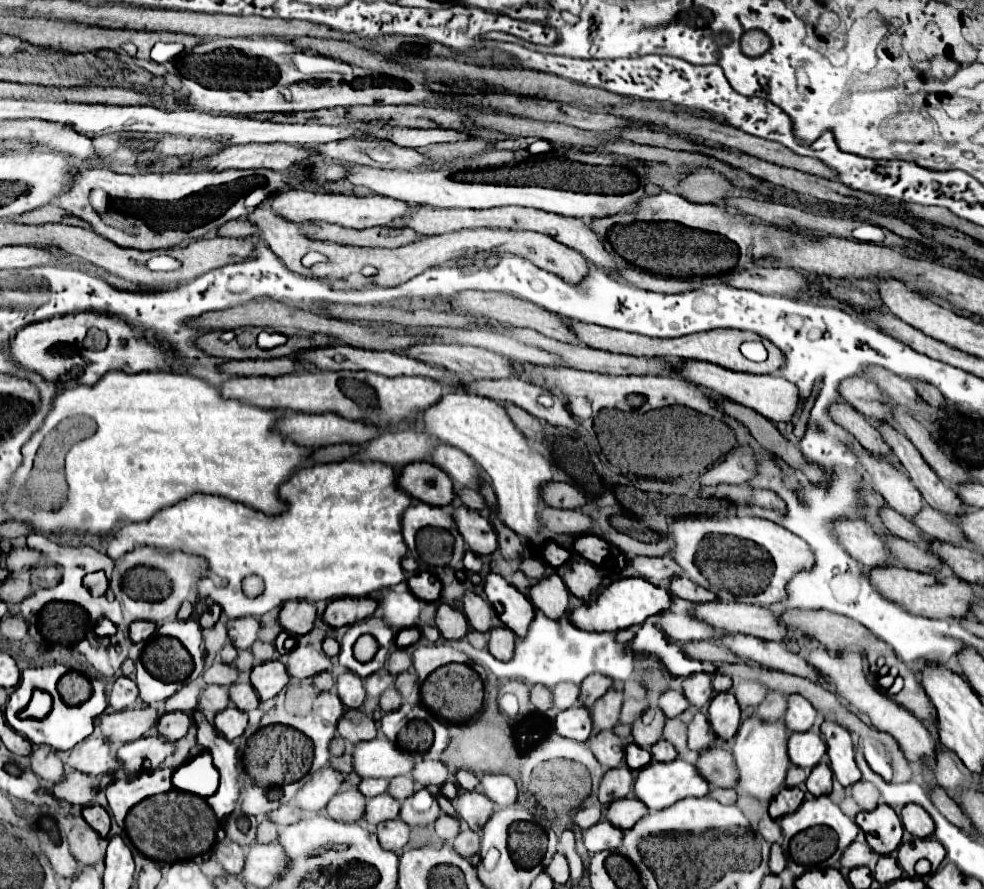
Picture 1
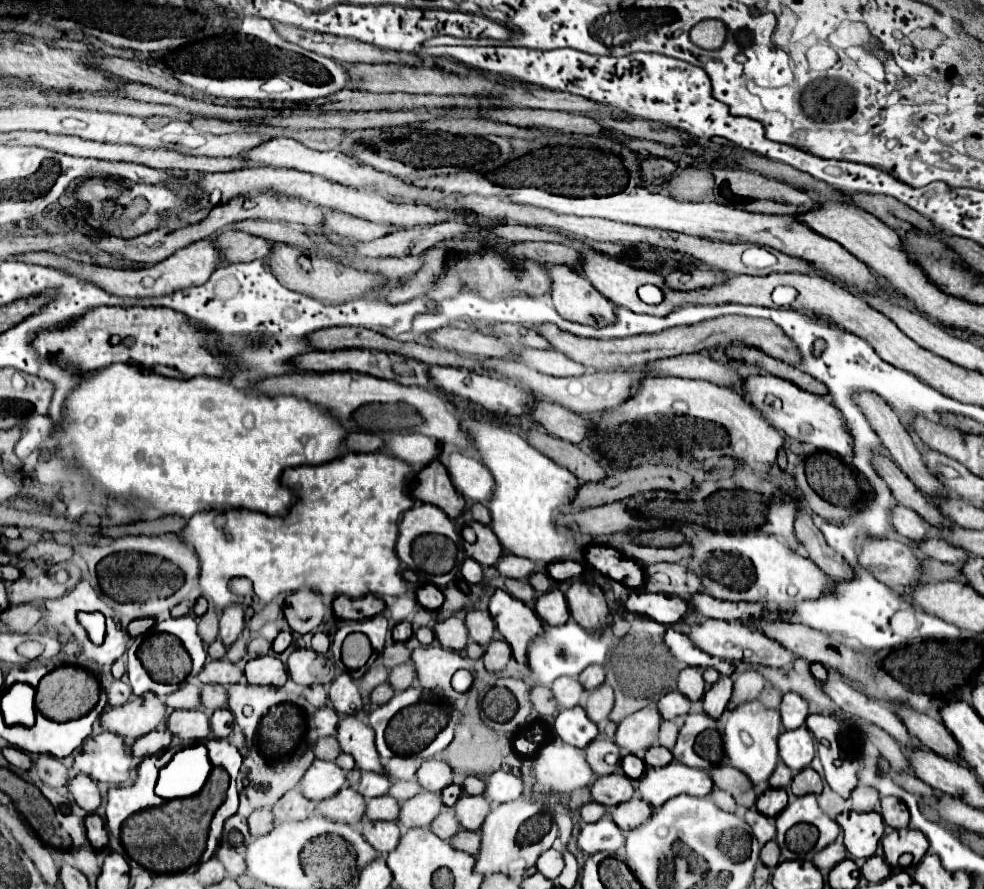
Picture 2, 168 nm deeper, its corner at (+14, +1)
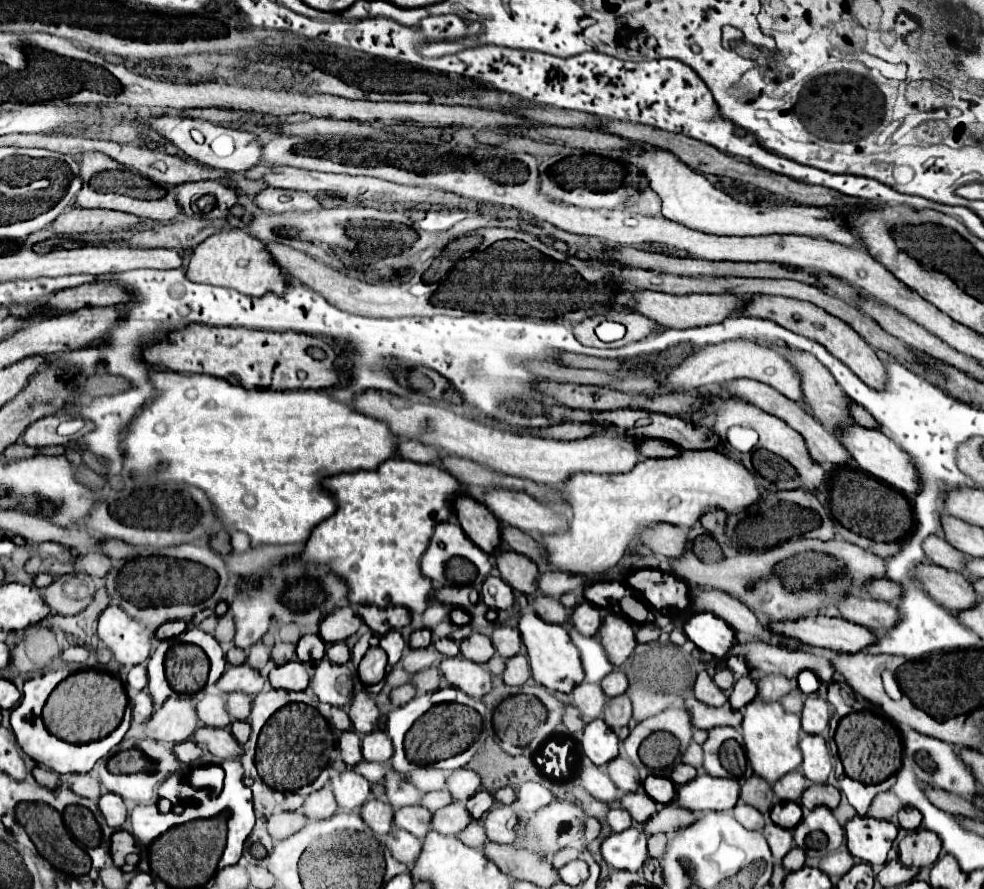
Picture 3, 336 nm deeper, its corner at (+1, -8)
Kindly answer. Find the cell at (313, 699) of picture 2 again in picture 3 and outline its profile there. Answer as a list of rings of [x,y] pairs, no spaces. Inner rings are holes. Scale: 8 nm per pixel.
[[[331,707],[331,717],[329,717],[331,725],[337,727],[339,731],[349,731],[351,729],[351,719],[349,715],[341,709],[341,707]]]

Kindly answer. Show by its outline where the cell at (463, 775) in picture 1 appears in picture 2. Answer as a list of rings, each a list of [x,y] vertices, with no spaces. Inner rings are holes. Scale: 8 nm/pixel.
[[[468,776],[464,780],[464,792],[466,794],[482,794],[484,792],[484,780],[476,776]]]

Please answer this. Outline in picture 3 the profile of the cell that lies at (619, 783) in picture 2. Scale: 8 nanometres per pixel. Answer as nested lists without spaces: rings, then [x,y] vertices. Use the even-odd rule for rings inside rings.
[[[637,791],[637,793],[627,793],[625,797],[619,799],[619,807],[629,811],[629,815],[633,817],[633,821],[643,823],[647,821],[657,809],[655,809],[655,801],[645,793],[645,791]]]

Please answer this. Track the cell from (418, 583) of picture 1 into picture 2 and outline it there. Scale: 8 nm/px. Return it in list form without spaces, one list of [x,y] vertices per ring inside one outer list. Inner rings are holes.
[[[424,584],[424,586],[418,590],[418,602],[420,602],[424,608],[436,612],[436,610],[444,604],[444,594],[442,594],[436,586]]]

